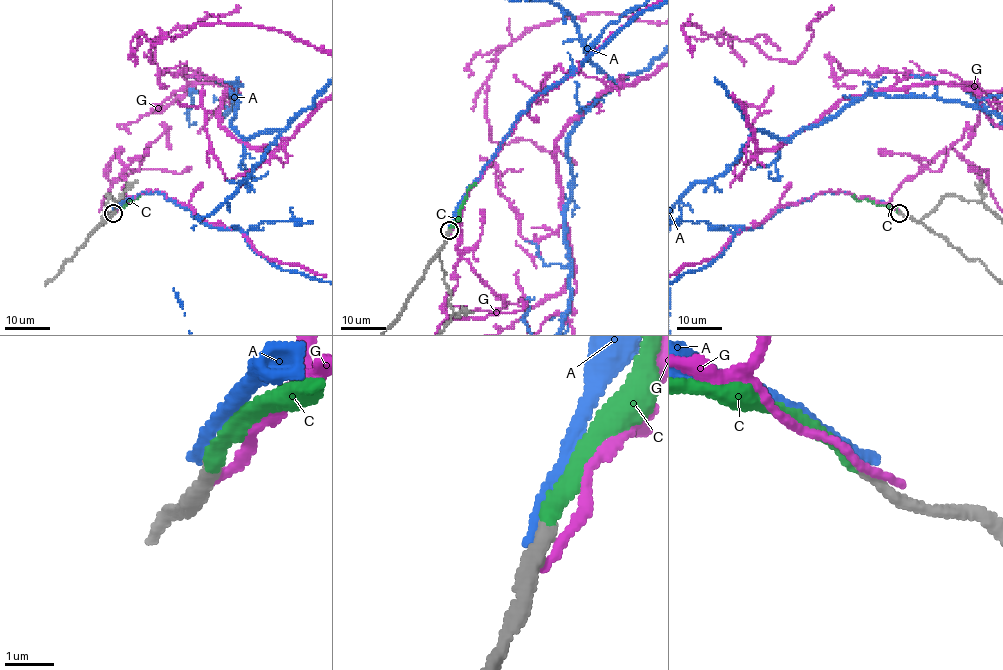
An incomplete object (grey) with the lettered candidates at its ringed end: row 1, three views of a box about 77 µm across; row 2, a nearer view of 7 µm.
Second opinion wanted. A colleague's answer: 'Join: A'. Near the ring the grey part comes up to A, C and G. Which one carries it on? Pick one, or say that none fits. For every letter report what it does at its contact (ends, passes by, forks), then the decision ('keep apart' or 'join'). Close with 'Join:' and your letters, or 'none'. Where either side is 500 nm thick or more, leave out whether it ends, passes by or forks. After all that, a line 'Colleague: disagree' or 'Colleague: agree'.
A: it ends there; keep apart
C: it ends there; join
G: it ends there; keep apart
Join: C
Colleague: disagree

